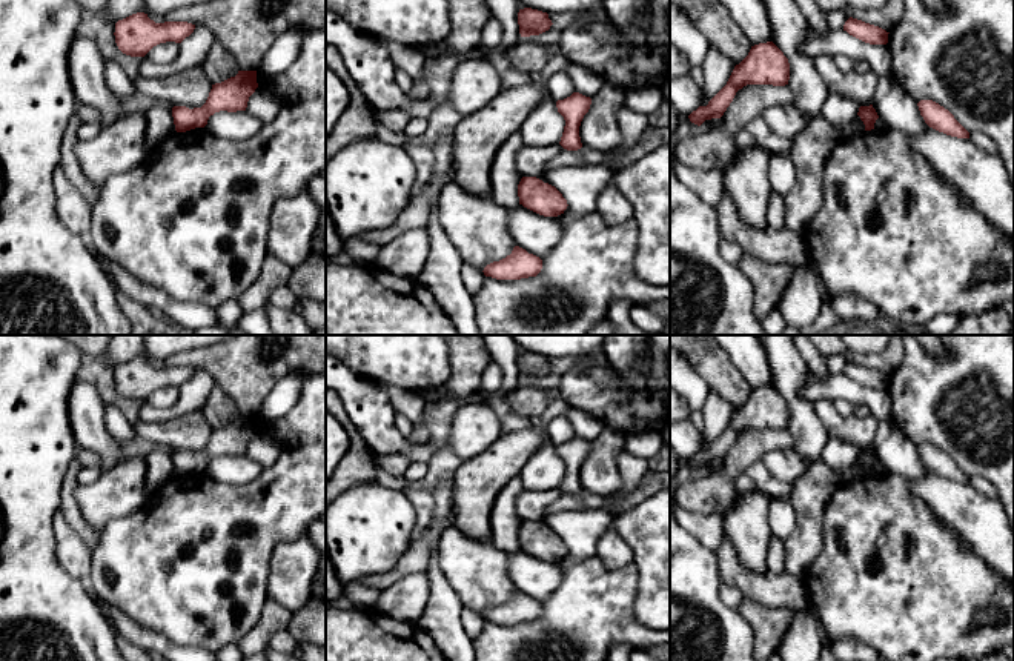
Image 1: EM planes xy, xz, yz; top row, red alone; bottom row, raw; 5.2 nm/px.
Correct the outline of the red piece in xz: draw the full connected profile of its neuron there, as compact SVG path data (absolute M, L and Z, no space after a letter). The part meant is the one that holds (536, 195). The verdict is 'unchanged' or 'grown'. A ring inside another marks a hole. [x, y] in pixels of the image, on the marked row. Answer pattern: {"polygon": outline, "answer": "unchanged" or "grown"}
{"polygon": "M522 177L518 184L519 204L544 215L558 217L567 209L567 200L552 184L536 177Z", "answer": "unchanged"}

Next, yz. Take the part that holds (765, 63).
{"polygon": "M773 43L751 46L748 55L734 66L727 85L708 101L699 106L688 118L701 126L705 120L721 118L736 92L747 85L785 86L790 80L790 63L784 52Z", "answer": "unchanged"}

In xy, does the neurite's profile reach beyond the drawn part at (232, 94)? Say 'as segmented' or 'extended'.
as segmented

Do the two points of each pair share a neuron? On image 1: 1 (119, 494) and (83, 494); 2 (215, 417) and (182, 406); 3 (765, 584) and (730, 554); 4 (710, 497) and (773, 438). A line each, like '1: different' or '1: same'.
1: same
2: different
3: same
4: same

